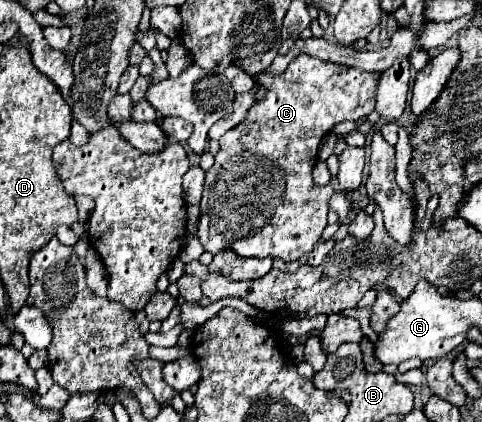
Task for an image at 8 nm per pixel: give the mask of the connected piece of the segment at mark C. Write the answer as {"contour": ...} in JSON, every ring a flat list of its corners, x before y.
{"contour":[[309,54,293,58,281,76,259,74,259,84,267,84,269,88,267,98,257,100,247,112,247,118,219,138,221,148,215,156,215,164,205,172,205,190,197,228,201,246,211,254,231,248,239,256,271,256,285,262,309,254,327,226,327,200,333,194,329,184,313,184,311,170,317,164,317,148,333,124,343,120,361,120,375,108,373,94,377,78,375,72,325,62]]}

